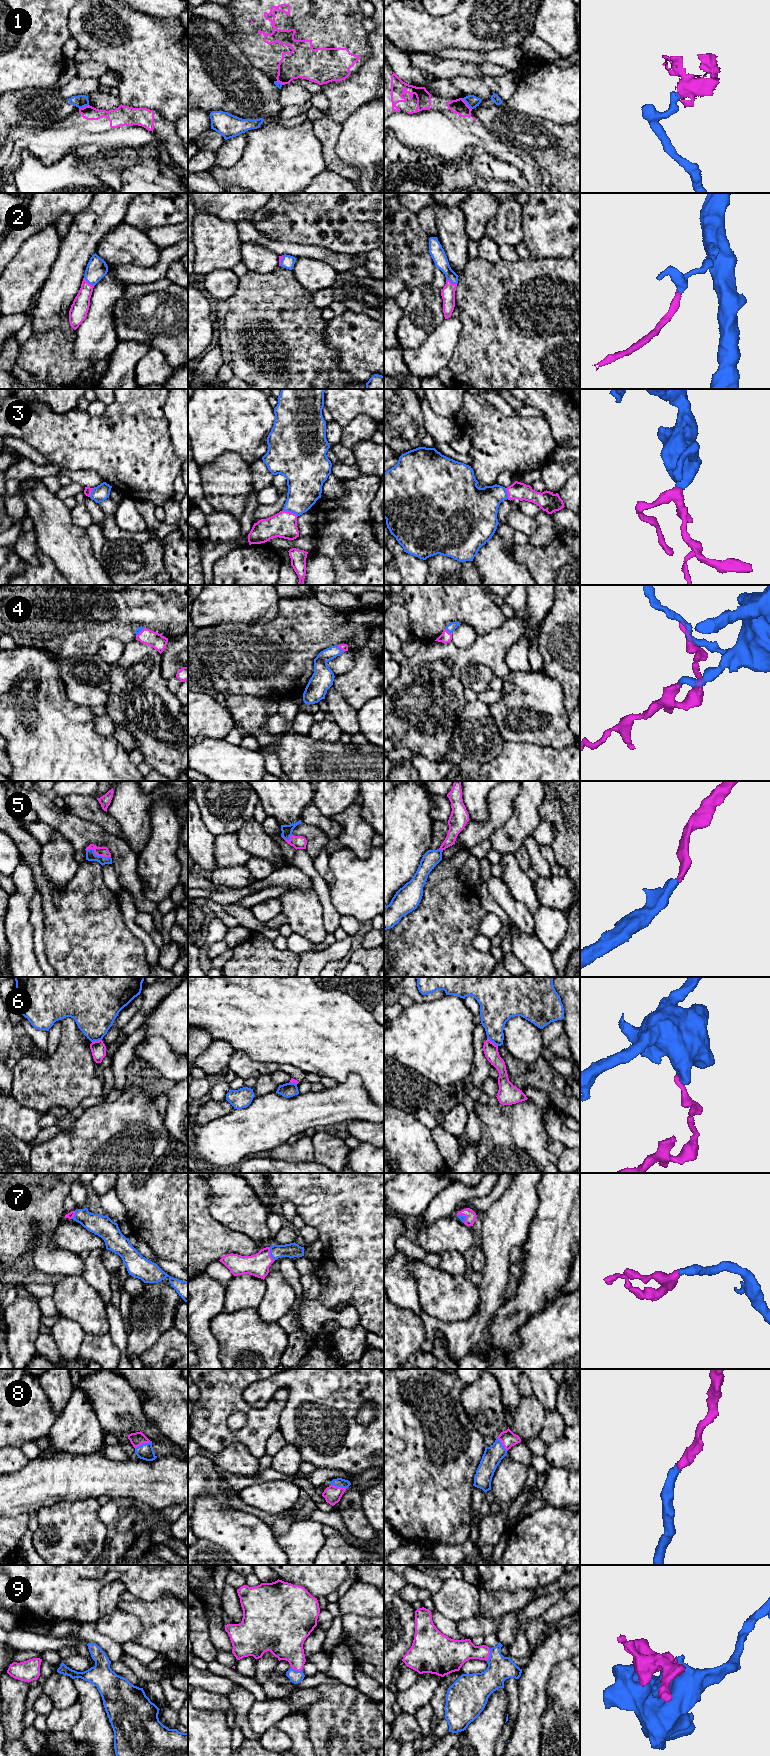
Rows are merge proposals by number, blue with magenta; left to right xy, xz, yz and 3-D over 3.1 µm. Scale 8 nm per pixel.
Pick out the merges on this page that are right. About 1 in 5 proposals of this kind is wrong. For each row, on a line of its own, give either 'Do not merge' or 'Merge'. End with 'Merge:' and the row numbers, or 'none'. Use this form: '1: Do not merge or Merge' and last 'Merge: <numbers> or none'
1: Do not merge
2: Merge
3: Merge
4: Merge
5: Merge
6: Do not merge
7: Merge
8: Merge
9: Merge
Merge: 2, 3, 4, 5, 7, 8, 9

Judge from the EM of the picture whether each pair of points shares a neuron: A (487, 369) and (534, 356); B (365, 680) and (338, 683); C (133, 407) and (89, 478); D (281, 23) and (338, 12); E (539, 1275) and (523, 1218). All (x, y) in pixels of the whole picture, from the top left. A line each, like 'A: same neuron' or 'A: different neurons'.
A: same neuron
B: same neuron
C: different neurons
D: same neuron
E: different neurons

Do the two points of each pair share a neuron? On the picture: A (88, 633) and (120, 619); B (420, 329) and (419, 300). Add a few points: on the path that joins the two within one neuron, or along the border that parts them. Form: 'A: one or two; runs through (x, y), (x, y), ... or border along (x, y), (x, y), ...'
A: one; runs through (96, 625), (102, 620), (112, 619)
B: one; runs through (420, 322), (420, 307)

